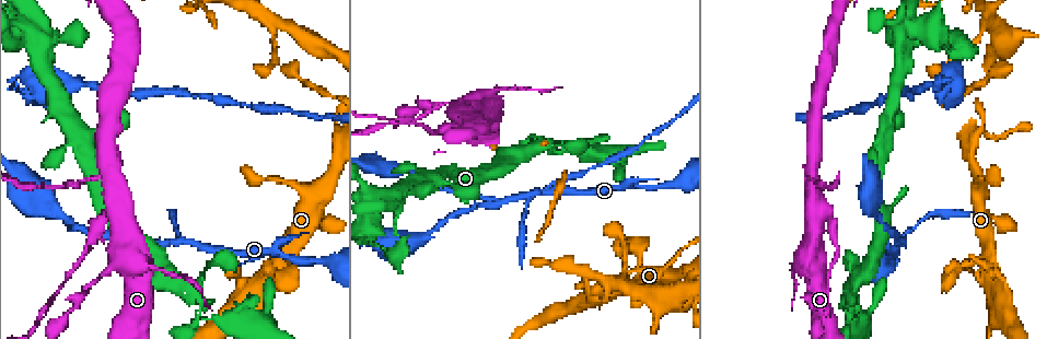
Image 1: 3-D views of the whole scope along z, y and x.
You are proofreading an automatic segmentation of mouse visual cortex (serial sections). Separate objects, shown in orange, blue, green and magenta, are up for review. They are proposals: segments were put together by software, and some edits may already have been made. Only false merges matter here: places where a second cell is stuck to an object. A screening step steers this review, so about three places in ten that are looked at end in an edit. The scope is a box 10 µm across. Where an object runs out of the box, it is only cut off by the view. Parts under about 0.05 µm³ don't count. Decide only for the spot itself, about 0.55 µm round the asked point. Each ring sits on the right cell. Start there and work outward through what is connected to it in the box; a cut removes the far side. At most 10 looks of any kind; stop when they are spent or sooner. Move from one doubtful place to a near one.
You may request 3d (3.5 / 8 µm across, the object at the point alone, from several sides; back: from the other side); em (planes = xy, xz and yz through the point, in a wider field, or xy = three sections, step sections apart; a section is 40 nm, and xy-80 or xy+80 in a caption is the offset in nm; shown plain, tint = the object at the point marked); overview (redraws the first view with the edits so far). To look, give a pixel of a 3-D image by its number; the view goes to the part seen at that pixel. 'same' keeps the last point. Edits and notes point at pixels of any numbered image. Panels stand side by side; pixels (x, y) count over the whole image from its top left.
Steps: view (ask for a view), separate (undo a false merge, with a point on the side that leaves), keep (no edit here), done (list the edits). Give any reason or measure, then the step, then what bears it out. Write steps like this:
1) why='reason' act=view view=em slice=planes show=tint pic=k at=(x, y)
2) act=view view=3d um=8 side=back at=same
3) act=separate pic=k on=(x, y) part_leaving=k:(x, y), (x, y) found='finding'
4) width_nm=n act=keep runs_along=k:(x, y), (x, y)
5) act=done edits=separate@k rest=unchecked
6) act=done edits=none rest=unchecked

why='thin neck' act=view view=3d um=8 pic=1 at=(851, 317)

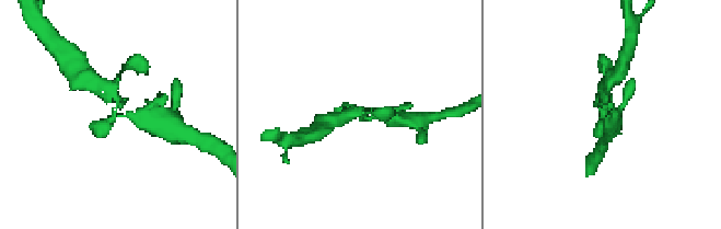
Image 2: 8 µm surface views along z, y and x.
arms=3 arm_widths_nm=200,300,350 why='shape alone is not enough' act=view view=em slice=xy step=1 show=tint at=same

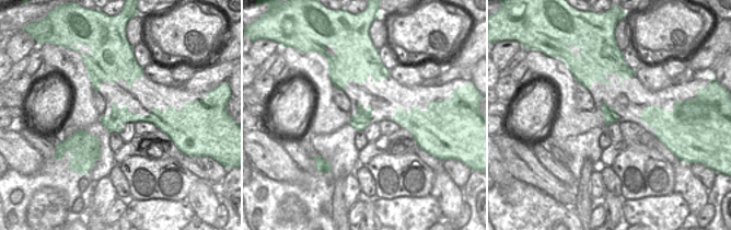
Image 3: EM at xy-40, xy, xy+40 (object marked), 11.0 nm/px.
act=keep runs_along=2:(109, 88), (115, 115), (147, 117) found='all the same cell'

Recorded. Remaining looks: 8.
why='branch point' act=view view=3d um=3.5 pic=1 at=(181, 240)

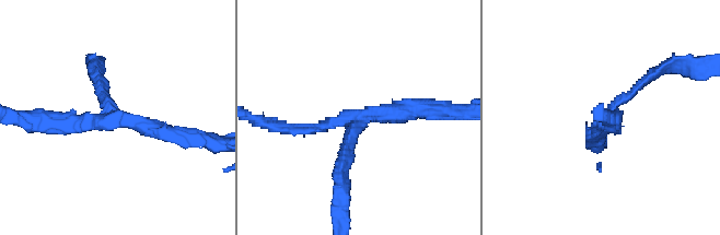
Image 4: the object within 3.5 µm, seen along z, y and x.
why='need the tissue' act=view view=em slice=xy step=5 show=tint pic=4 at=(357, 116)

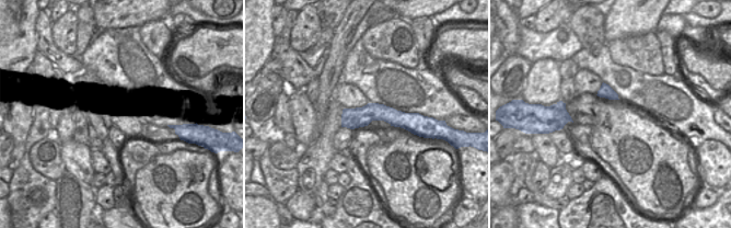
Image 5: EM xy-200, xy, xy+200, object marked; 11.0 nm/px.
act=keep runs_along=5:(344, 116), (389, 114), (414, 121) found='all the same cell'

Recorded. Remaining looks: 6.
why='a narrow waist' act=view view=3d um=3.5 pic=1 at=(63, 285)

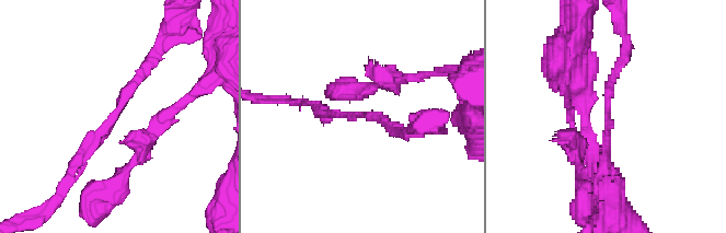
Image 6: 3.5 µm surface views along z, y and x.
arm_widths_nm=100,150 act=view view=em slice=xy step=1 show=tint pic=6 at=(369, 116)

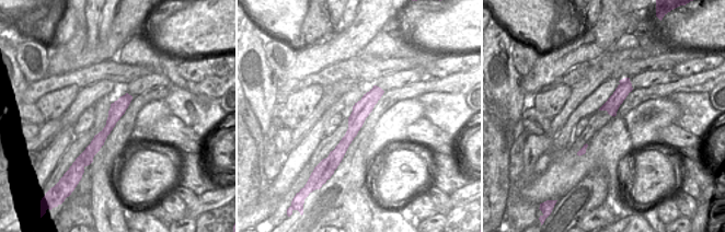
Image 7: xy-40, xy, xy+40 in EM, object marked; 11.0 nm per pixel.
width_nm=190 act=keep runs_along=6:(159, 49), (71, 167) found='all the same cell'

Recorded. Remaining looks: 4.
act=view view=3d um=3.5 pic=1 at=(394, 251)

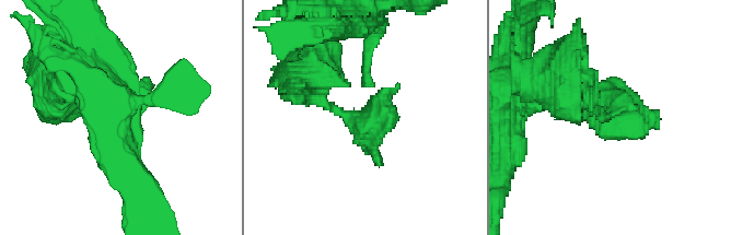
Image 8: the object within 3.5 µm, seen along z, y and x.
act=view view=em slice=xy step=5 show=tint pic=8 at=(612, 107)

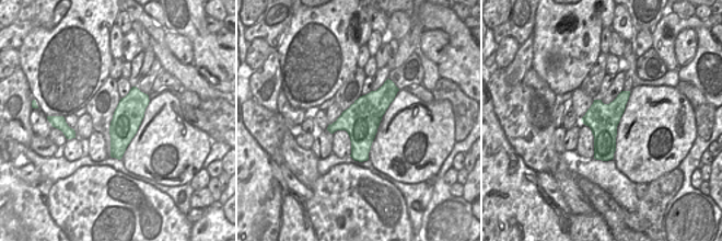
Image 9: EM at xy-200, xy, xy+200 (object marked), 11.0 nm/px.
width_nm=400 act=keep runs_along=8:(73, 98), (104, 116), (154, 92) found='one cell here'

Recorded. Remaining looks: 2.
act=done edits=none rest=unchecked

